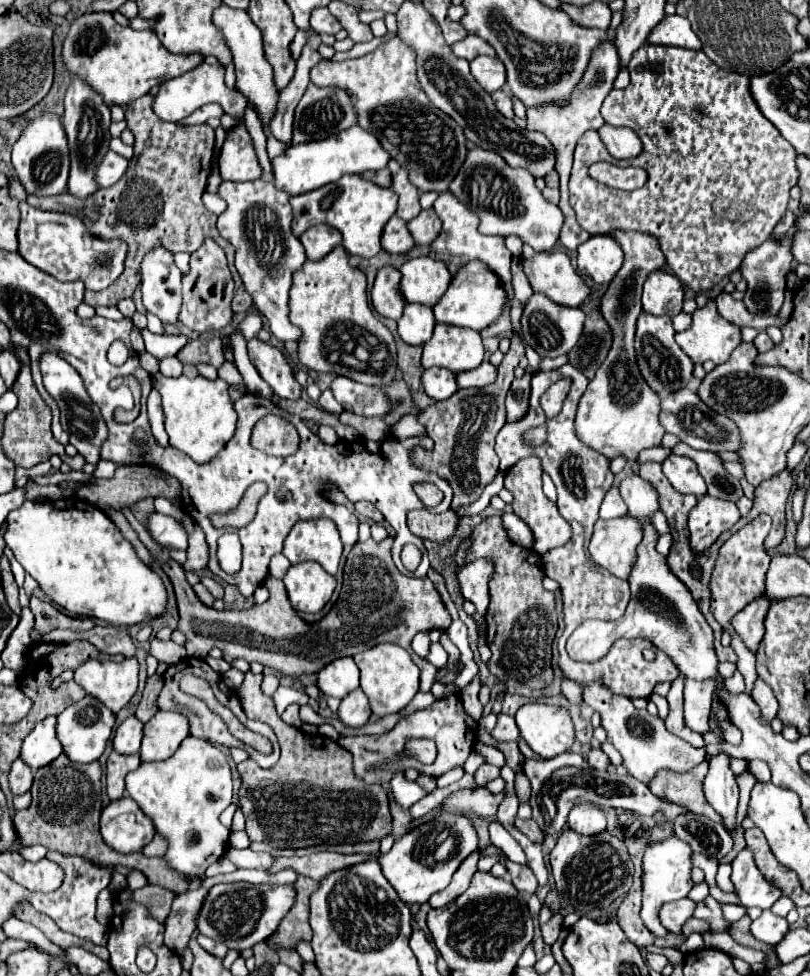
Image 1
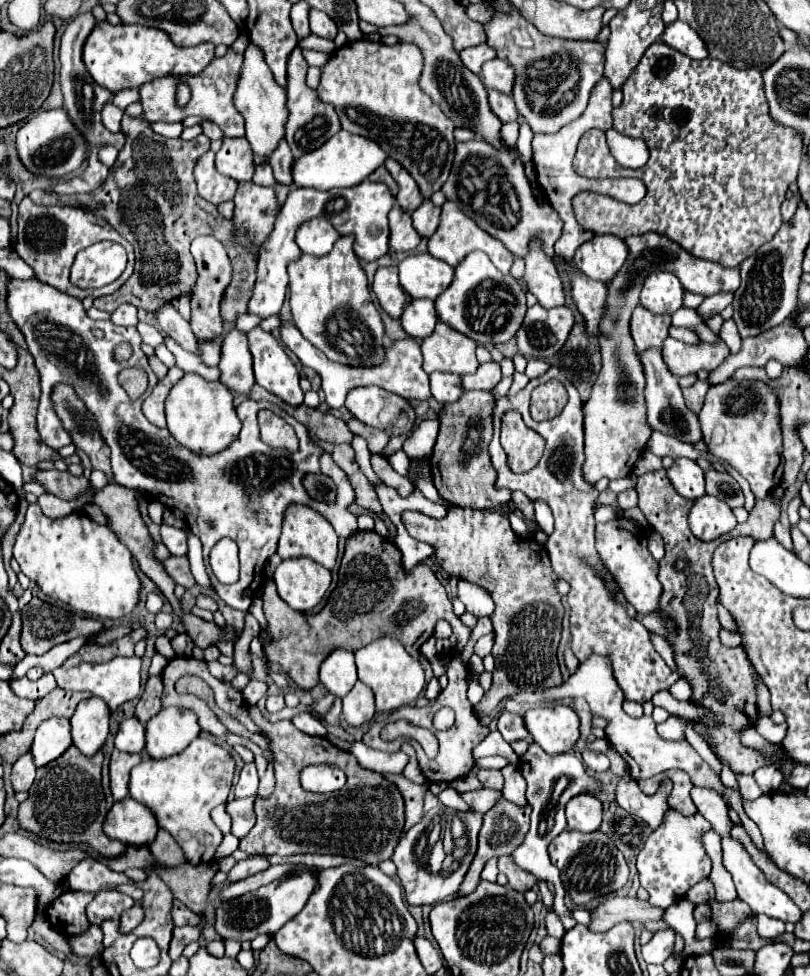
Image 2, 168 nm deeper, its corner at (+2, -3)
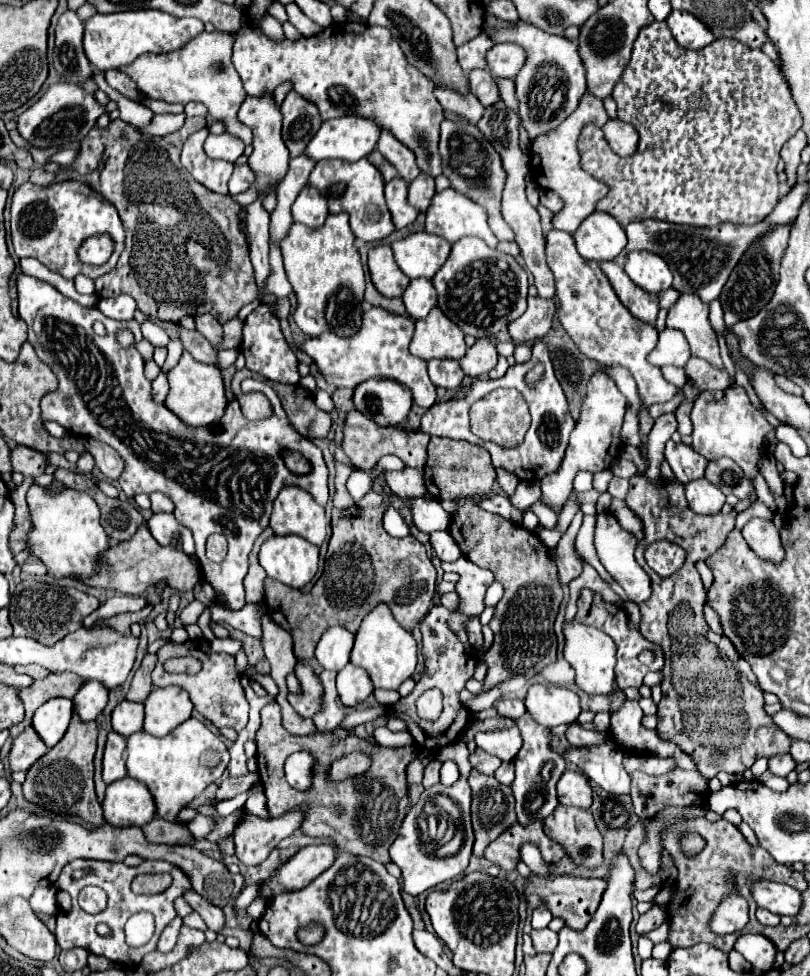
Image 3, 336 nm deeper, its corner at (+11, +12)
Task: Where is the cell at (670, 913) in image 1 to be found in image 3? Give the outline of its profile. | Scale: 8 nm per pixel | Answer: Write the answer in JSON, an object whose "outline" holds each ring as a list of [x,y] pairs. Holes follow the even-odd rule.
{"outline":[[[530,874],[530,884],[526,888],[526,900],[532,908],[540,900],[544,900],[548,904],[552,916],[564,918],[570,928],[580,930],[590,922],[594,910],[600,904],[600,898],[602,898],[606,886],[608,886],[606,878],[576,878],[576,876],[566,876],[566,874],[548,874],[548,876],[540,878],[540,876]]]}

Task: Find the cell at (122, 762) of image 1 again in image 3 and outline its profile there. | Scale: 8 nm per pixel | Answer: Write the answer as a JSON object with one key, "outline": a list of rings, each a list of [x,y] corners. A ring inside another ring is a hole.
{"outline":[[[110,732],[108,740],[106,740],[104,772],[102,772],[102,778],[104,778],[106,784],[112,784],[112,782],[116,782],[116,780],[126,776],[124,748],[126,748],[126,738],[120,736],[118,732]]]}

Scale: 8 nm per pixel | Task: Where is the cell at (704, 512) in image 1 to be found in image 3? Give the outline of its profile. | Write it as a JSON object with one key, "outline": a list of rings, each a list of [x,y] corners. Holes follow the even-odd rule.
{"outline":[[[706,478],[688,482],[686,498],[688,498],[692,512],[706,514],[706,516],[718,514],[726,502],[726,496],[714,484],[710,484]]]}

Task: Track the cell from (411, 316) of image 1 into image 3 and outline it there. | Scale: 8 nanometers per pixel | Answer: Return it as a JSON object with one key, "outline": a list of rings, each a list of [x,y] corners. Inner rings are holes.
{"outline":[[[416,278],[410,280],[408,288],[402,294],[402,300],[408,316],[418,320],[428,316],[428,312],[436,306],[436,290],[428,278]]]}

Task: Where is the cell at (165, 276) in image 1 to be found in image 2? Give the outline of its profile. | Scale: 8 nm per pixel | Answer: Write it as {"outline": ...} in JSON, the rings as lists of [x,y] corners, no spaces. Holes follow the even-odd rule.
{"outline":[[[167,303],[165,307],[161,307],[157,313],[155,313],[161,329],[171,337],[175,339],[183,349],[191,351],[193,355],[199,355],[199,341],[195,339],[189,323],[179,315],[177,307],[173,303]]]}

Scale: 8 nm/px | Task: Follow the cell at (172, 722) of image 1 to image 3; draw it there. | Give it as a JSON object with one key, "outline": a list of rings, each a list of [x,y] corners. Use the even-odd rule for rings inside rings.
{"outline":[[[178,686],[152,690],[144,702],[144,708],[146,716],[142,730],[158,738],[170,734],[192,714],[192,702],[188,698],[188,692]]]}

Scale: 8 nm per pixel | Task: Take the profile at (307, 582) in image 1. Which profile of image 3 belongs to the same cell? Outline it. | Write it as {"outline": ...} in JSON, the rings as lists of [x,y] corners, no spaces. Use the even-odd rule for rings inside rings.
{"outline":[[[272,536],[262,544],[258,560],[270,578],[302,590],[318,570],[318,548],[300,536]]]}

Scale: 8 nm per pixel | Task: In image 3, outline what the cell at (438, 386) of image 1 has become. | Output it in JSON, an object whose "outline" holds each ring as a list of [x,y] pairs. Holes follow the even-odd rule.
{"outline":[[[428,360],[428,376],[434,386],[454,390],[462,384],[464,372],[456,360]]]}

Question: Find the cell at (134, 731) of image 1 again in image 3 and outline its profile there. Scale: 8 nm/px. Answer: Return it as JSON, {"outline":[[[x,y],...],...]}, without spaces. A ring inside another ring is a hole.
{"outline":[[[124,700],[112,712],[112,728],[124,738],[138,732],[142,728],[142,720],[144,720],[144,706],[140,702]]]}

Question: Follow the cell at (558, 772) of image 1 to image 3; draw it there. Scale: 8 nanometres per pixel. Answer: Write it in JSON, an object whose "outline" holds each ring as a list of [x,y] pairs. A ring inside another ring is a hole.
{"outline":[[[524,714],[516,720],[520,734],[522,734],[522,748],[514,758],[514,766],[516,766],[516,778],[512,782],[512,792],[516,798],[516,814],[518,814],[518,822],[522,826],[528,826],[534,820],[544,820],[546,816],[550,816],[556,808],[556,782],[560,780],[560,776],[566,770],[566,760],[560,752],[556,752],[550,746],[552,734],[546,728],[540,728],[540,724],[536,724],[532,720],[532,716]]]}

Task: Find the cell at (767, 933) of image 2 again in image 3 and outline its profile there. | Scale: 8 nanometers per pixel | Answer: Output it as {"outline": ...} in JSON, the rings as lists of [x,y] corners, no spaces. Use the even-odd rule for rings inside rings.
{"outline":[[[758,908],[756,910],[756,918],[758,918],[760,924],[766,924],[766,926],[780,924],[780,916],[774,914],[774,912],[770,912],[770,910],[764,910],[764,908]]]}

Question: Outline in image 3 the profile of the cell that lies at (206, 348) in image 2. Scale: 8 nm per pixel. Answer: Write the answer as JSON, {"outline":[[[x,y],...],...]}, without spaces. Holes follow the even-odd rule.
{"outline":[[[232,318],[228,322],[222,324],[224,328],[224,336],[220,340],[220,344],[214,346],[214,350],[226,350],[226,348],[238,348],[242,342],[242,322],[238,318]]]}

